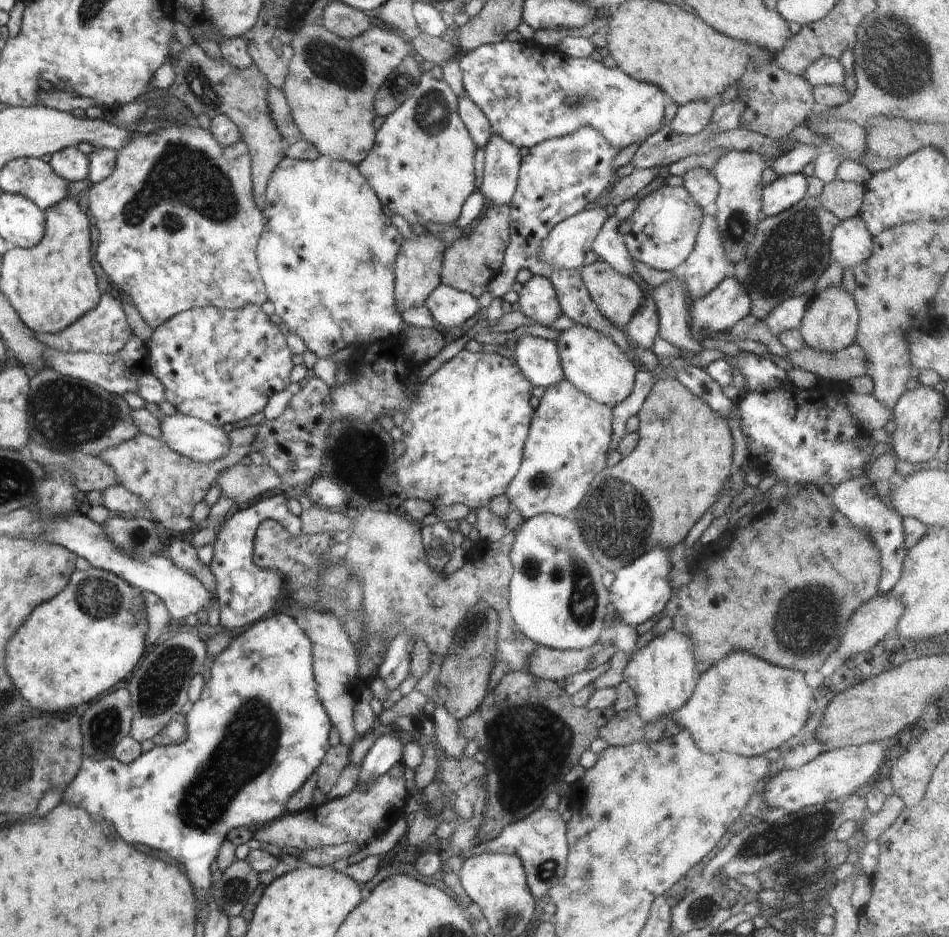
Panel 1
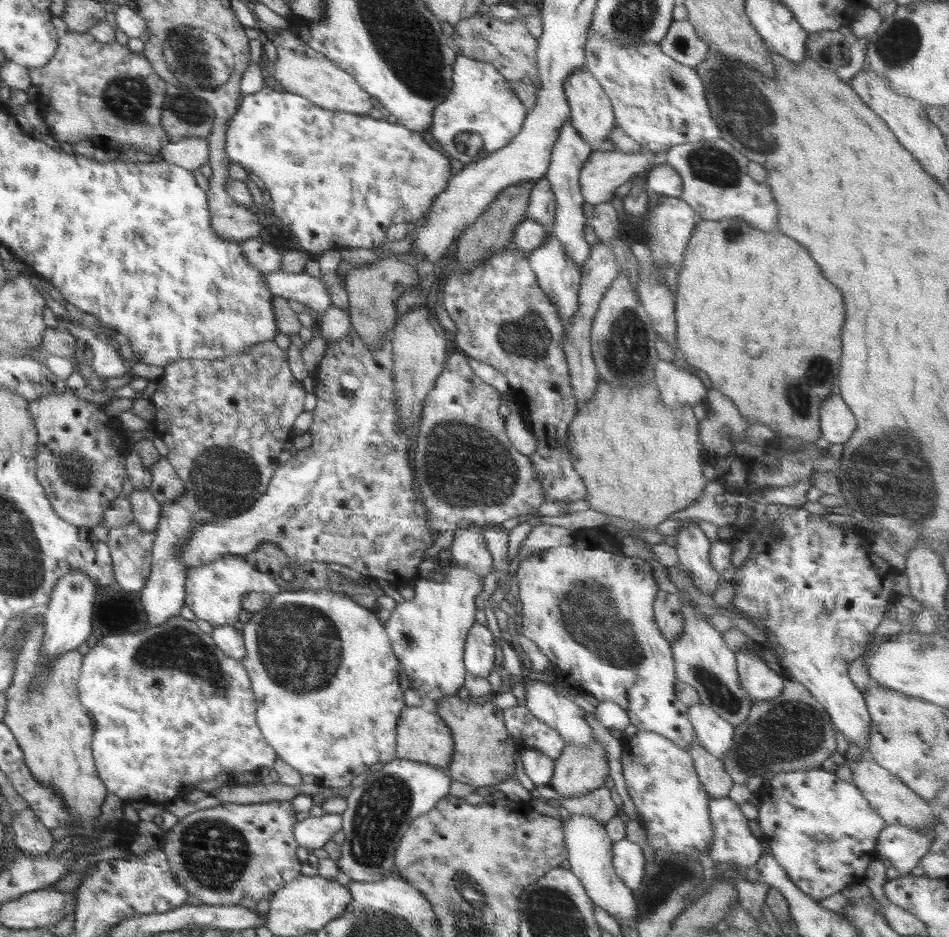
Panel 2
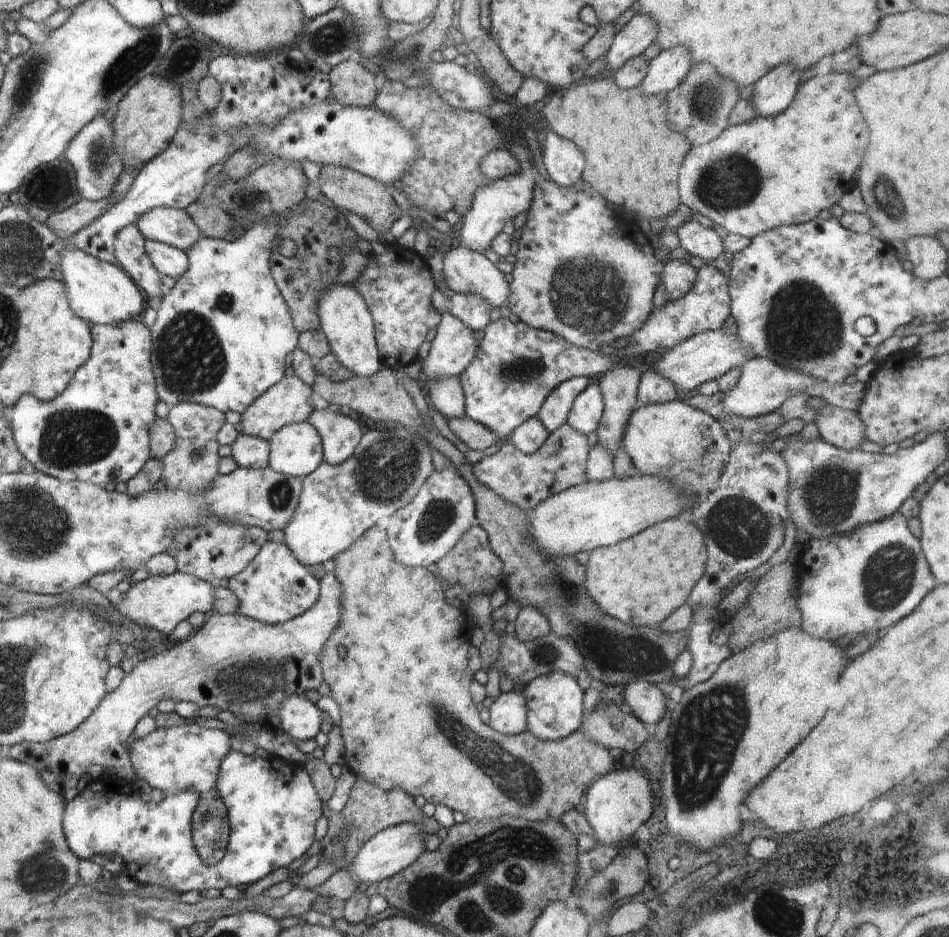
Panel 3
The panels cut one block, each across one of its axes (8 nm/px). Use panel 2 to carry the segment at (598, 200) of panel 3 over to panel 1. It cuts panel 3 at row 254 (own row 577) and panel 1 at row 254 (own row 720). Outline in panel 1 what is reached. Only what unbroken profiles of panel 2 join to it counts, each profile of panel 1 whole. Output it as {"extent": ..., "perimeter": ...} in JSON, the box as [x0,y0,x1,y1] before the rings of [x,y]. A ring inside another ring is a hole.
{"extent":[623,185,703,271],"perimeter":[[[664,185],[647,194],[628,220],[632,230],[623,236],[631,258],[656,270],[679,271],[694,248],[703,215],[700,205],[683,186],[672,188]]]}

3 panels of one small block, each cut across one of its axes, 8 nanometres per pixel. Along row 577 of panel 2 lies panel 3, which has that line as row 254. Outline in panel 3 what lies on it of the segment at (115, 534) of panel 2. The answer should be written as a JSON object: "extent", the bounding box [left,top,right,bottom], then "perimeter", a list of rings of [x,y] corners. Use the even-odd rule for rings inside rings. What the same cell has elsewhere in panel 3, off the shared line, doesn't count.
{"extent":[113,223,167,306],"perimeter":[[[131,223],[116,236],[113,248],[117,265],[146,292],[150,305],[154,306],[154,302],[160,305],[167,290],[162,282],[163,276],[158,273],[146,253],[146,242],[138,226]]]}

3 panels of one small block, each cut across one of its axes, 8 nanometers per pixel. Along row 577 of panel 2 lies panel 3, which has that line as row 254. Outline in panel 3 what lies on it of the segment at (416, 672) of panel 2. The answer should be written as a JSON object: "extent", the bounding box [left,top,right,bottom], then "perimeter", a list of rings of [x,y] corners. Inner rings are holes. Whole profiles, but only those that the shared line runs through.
{"extent":[444,243,510,309],"perimeter":[[[454,243],[450,252],[444,256],[444,278],[448,288],[459,294],[472,294],[483,299],[492,309],[507,303],[510,292],[505,274],[490,262],[485,254],[473,252],[467,247]]]}

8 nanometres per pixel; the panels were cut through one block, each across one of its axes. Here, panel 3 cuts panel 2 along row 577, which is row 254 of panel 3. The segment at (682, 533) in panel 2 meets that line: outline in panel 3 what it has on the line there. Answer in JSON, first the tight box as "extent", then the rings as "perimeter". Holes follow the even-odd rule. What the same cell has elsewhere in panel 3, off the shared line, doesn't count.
{"extent":[677,218,725,263],"perimeter":[[[693,218],[686,222],[678,231],[677,236],[680,245],[692,257],[710,263],[720,255],[725,255],[724,245],[712,228],[705,228]]]}

